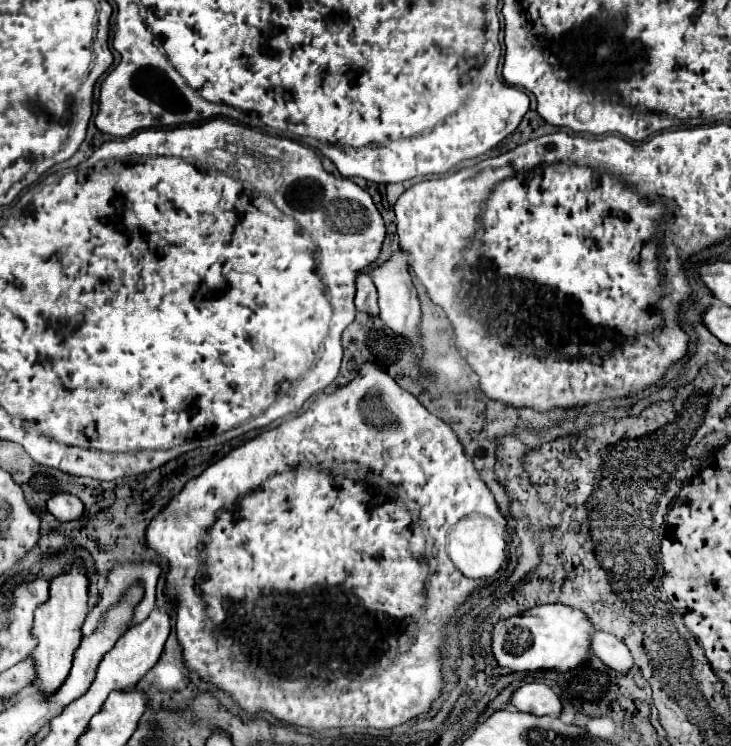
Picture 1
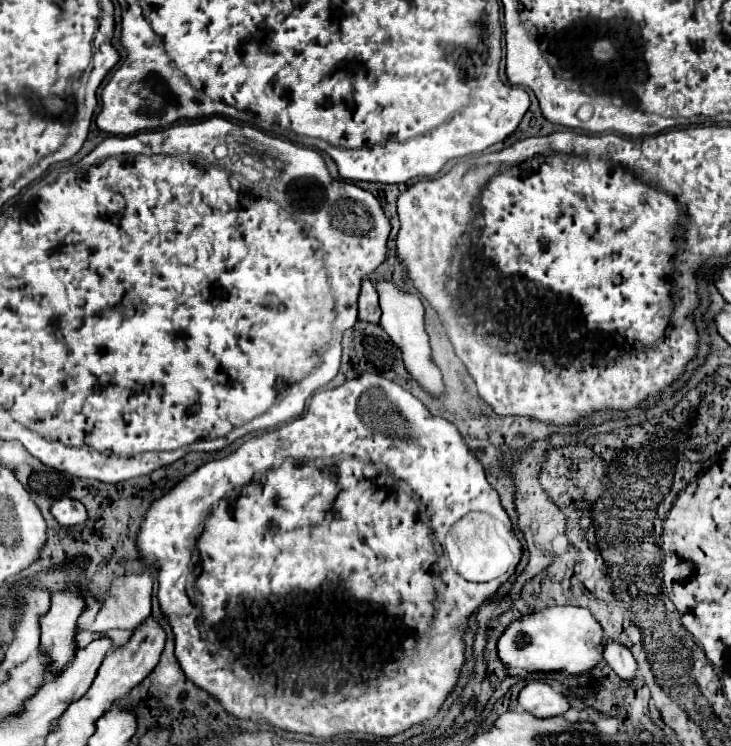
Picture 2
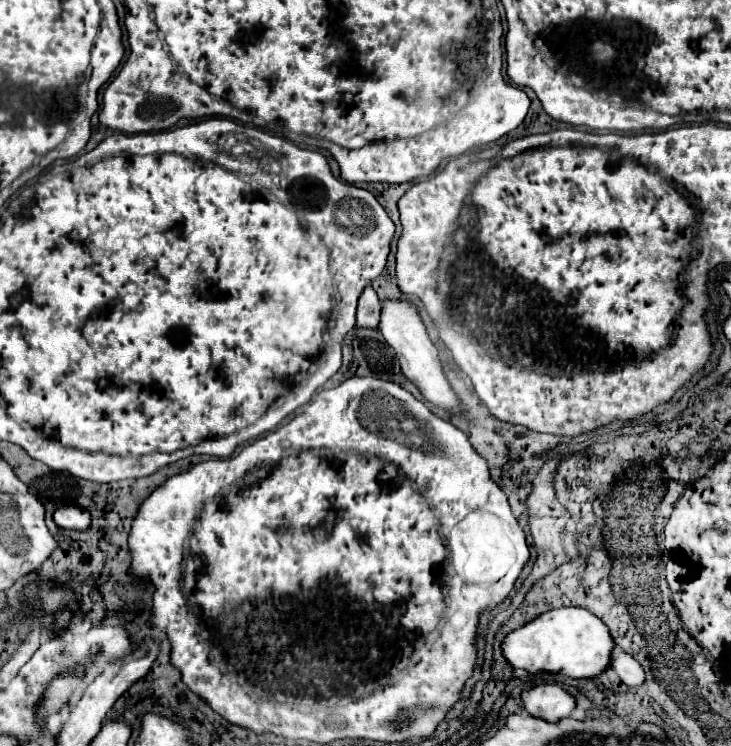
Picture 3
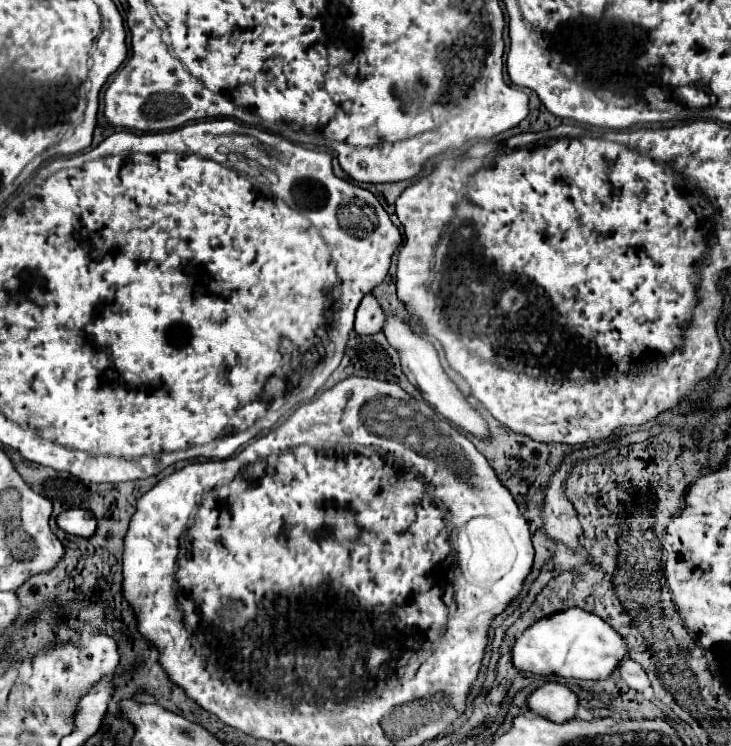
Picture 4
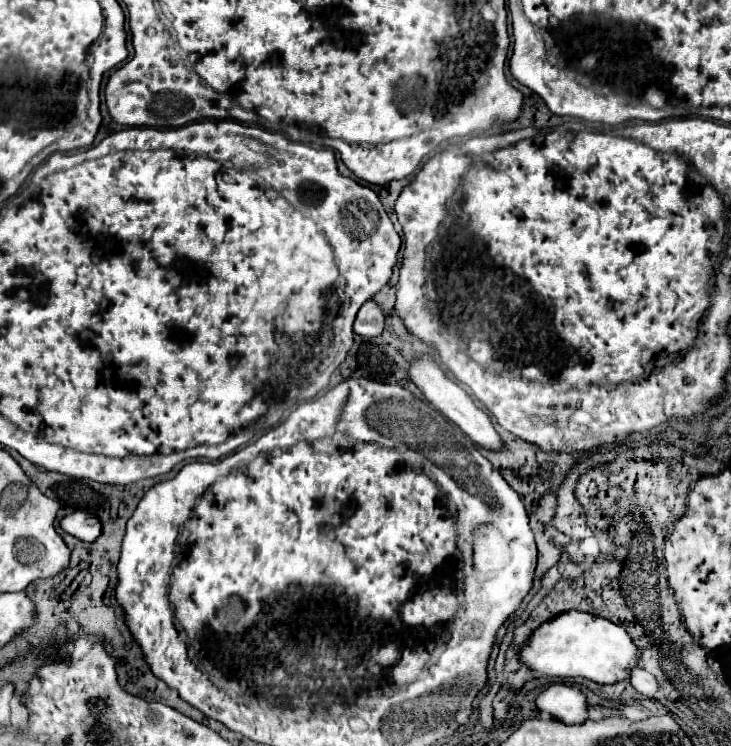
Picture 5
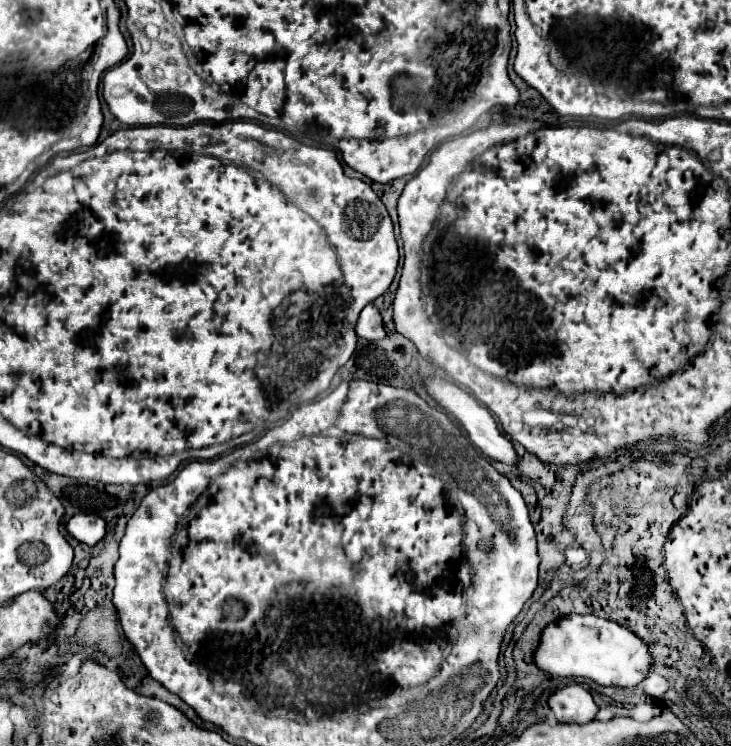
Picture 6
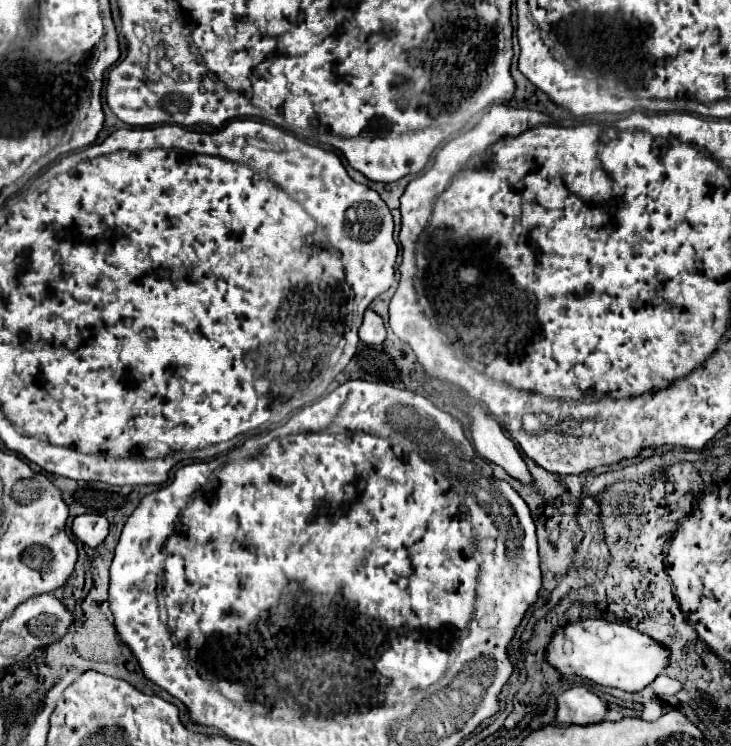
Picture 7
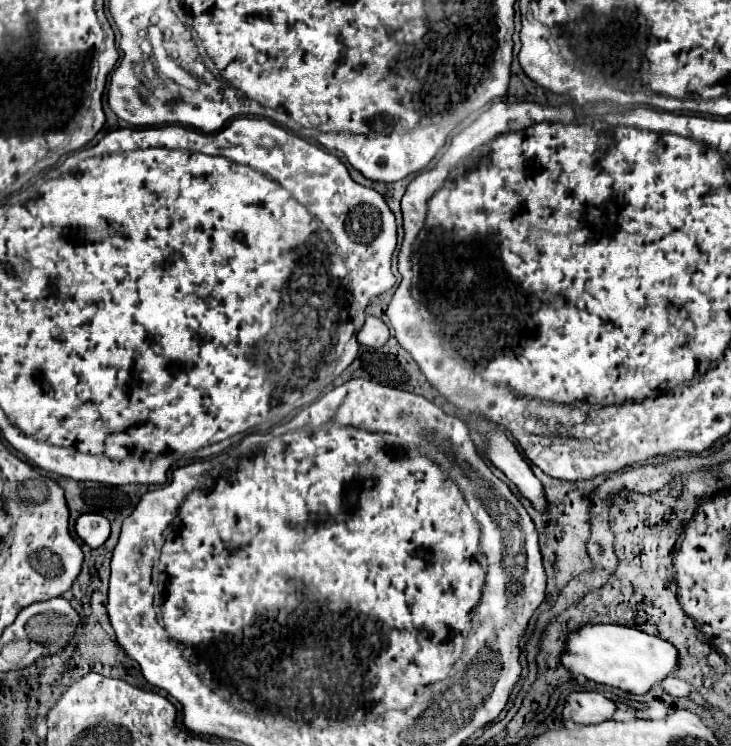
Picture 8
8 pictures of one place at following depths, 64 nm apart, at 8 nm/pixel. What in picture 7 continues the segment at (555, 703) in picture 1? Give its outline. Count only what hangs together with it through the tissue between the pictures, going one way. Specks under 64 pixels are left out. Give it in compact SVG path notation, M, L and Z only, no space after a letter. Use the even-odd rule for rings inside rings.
M572 686L558 696L558 722L562 726L570 724L596 724L602 722L610 706L598 694L590 692L586 686Z

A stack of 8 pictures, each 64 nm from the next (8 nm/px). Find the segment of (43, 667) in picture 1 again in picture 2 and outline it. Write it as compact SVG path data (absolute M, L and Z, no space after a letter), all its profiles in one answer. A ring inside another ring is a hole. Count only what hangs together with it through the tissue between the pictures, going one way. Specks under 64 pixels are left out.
M64 590L52 596L50 612L40 620L42 646L52 652L52 674L64 668L72 656L72 636L76 634L76 620L84 610L84 600L78 590Z

